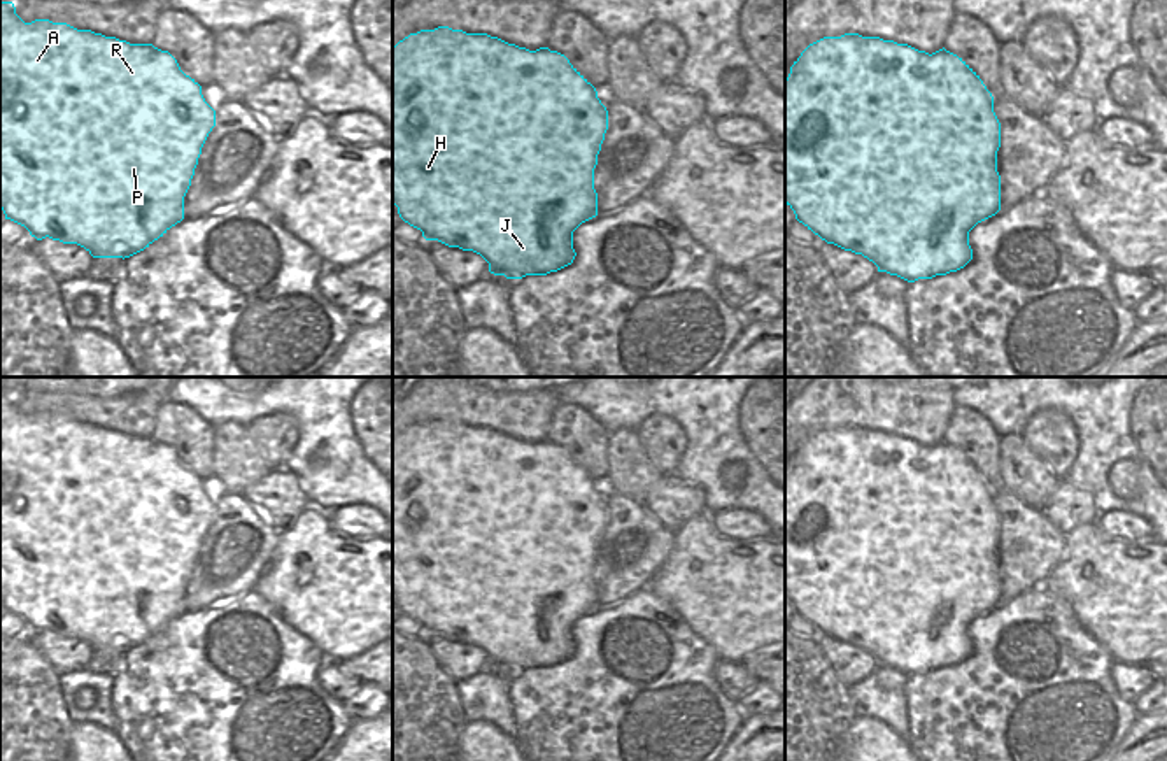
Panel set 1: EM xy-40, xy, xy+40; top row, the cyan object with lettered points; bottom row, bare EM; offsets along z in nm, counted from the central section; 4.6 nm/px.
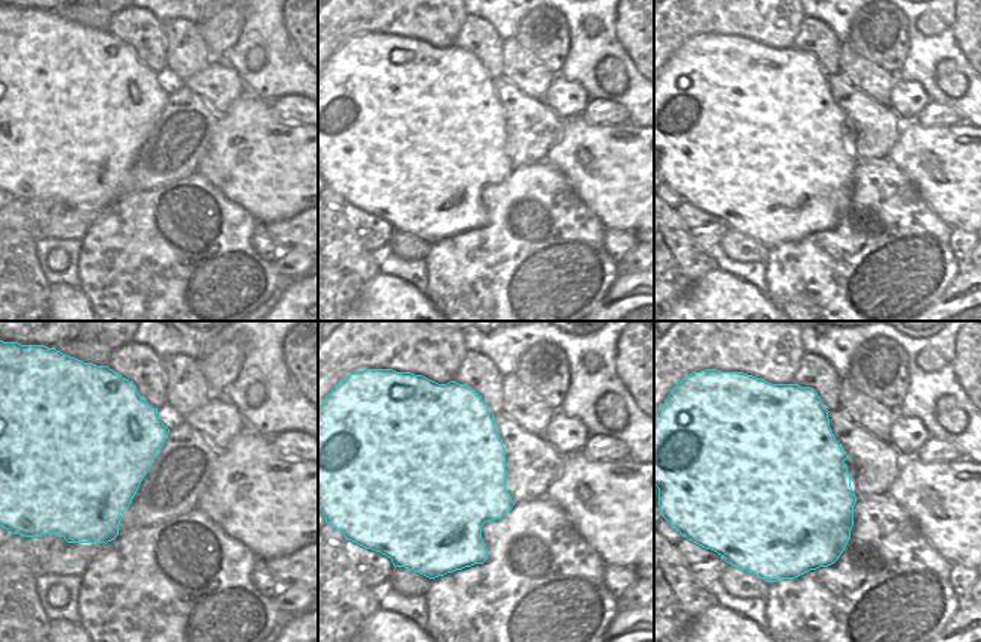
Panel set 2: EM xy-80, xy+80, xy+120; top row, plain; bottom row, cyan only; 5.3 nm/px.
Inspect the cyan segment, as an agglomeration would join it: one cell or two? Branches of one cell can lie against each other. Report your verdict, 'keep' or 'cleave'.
keep

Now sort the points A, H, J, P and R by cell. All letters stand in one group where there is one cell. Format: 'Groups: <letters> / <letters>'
Groups: A H J P R.

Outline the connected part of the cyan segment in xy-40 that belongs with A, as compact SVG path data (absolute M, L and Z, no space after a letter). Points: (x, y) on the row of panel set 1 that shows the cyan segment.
M12 2L0 4L0 209L5 219L25 226L32 237L77 244L93 258L130 258L184 219L184 196L191 186L202 147L216 126L216 110L205 102L202 86L186 75L177 60L152 44L130 44L67 23L35 19L25 23Z

